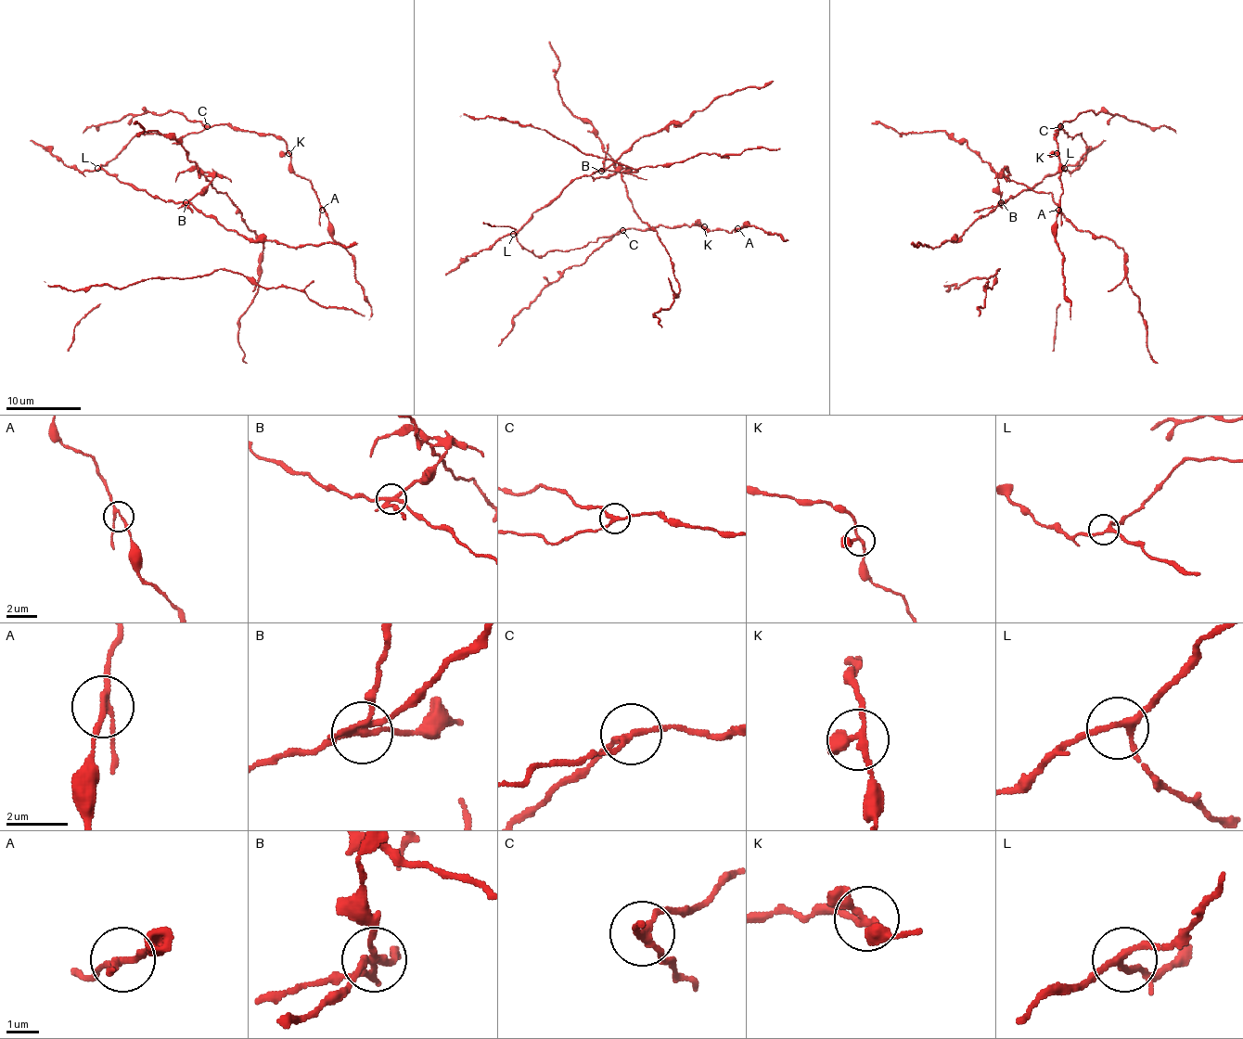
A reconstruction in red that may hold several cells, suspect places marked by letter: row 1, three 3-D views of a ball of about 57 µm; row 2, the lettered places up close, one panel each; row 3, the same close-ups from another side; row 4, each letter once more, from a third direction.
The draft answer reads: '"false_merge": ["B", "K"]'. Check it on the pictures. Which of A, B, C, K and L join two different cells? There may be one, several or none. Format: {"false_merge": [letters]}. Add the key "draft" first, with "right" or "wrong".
{"draft": "wrong", "false_merge": ["B", "C"]}

